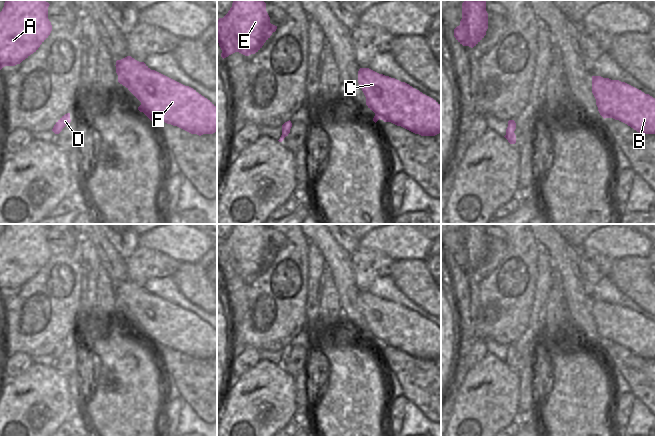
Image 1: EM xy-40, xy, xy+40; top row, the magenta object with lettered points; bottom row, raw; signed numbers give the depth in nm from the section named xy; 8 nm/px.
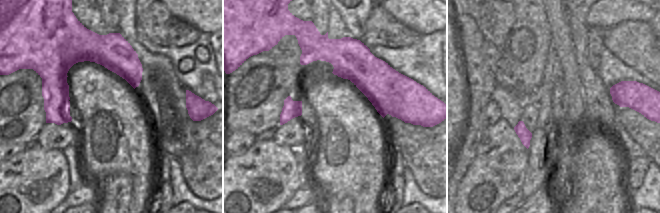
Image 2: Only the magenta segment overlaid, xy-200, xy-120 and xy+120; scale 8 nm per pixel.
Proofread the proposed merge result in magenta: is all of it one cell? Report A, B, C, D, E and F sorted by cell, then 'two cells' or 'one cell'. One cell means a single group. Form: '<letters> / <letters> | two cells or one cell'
A B C D E F | one cell

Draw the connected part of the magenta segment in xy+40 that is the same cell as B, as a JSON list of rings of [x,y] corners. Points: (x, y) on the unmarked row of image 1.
[[[592,300],[600,339],[619,344],[641,358],[655,358],[655,322],[619,304]]]

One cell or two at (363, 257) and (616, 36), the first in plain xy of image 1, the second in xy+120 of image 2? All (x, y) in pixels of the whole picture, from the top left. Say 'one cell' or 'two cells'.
two cells

